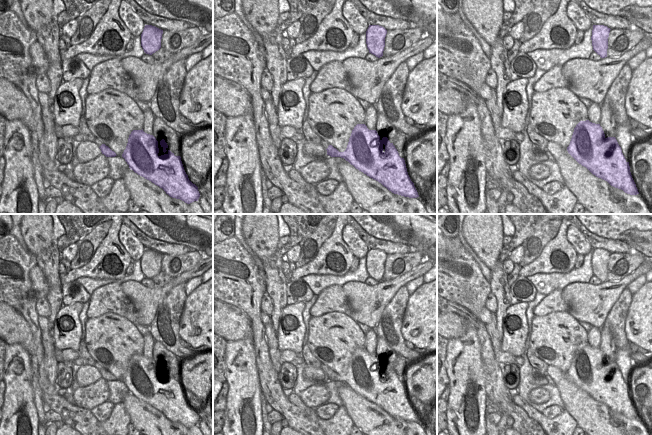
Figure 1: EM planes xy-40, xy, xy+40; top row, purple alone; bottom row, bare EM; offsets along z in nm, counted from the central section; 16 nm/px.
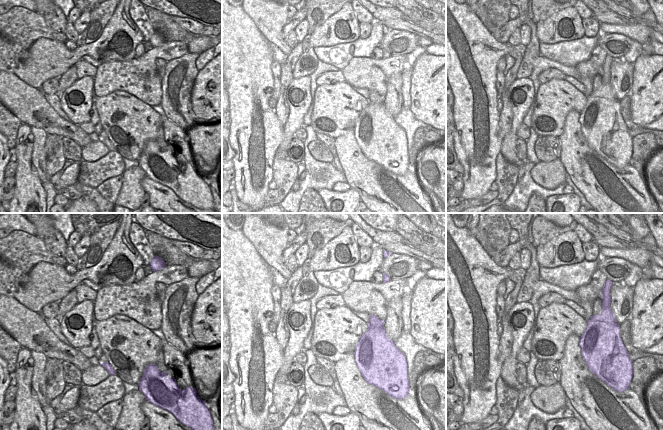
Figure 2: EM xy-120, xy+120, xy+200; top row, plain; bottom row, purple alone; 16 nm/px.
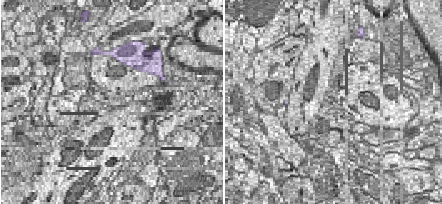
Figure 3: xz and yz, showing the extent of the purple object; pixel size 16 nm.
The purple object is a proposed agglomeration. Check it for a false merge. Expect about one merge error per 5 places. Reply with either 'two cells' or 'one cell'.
one cell

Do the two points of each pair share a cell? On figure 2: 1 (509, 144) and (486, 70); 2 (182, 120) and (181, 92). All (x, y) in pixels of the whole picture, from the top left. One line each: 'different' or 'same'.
1: different
2: same

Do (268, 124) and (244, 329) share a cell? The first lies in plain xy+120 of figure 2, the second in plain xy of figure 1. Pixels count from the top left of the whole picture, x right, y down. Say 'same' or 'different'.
different

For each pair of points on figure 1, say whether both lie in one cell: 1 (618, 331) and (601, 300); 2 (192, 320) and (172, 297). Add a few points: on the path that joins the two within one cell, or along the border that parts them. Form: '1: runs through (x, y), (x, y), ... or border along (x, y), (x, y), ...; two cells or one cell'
1: border along (621, 292), (602, 325); two cells
2: border along (187, 296), (180, 318), (178, 333); two cells

